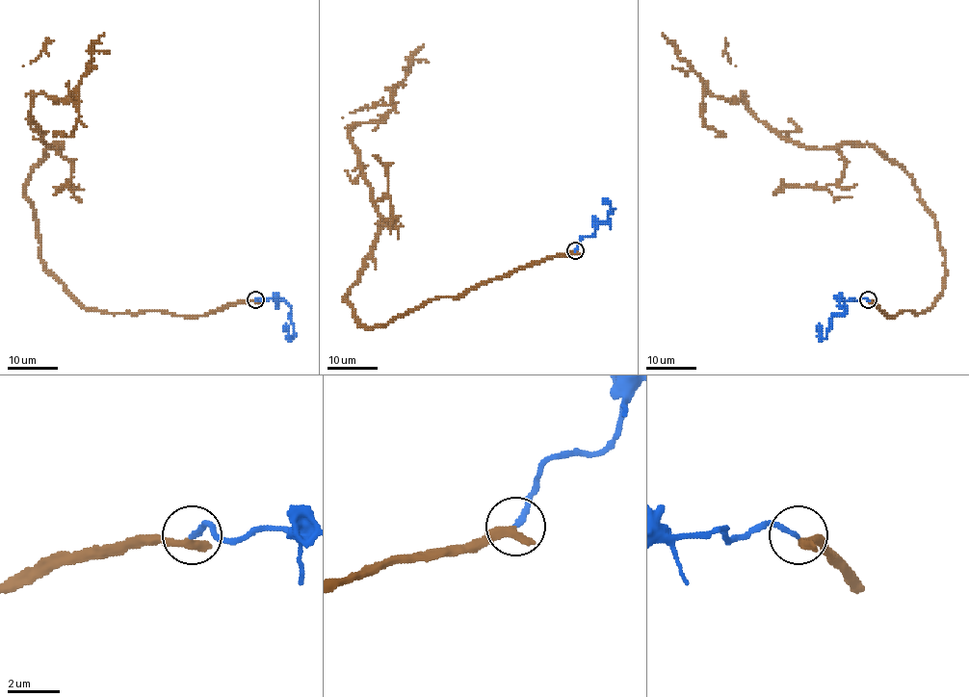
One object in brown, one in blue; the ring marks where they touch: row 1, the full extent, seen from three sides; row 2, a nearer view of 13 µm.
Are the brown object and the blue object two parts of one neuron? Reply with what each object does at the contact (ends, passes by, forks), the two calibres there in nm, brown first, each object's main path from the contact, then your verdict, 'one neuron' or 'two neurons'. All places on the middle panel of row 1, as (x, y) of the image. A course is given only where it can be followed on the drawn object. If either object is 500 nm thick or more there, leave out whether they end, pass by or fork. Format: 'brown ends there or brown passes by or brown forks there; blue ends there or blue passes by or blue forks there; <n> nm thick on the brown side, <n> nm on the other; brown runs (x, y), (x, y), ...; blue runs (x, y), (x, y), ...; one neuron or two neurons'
brown ends there; blue ends there; 400 nm thick on the brown side, 200 nm on the other; brown runs (575, 250), (359, 326), (346, 296), (382, 217), (350, 132), (383, 122), (391, 91), (424, 43); blue runs (575, 250), (579, 241), (591, 236), (600, 221), (608, 221), (611, 225), (608, 214), (614, 209), (604, 200); one neuron

